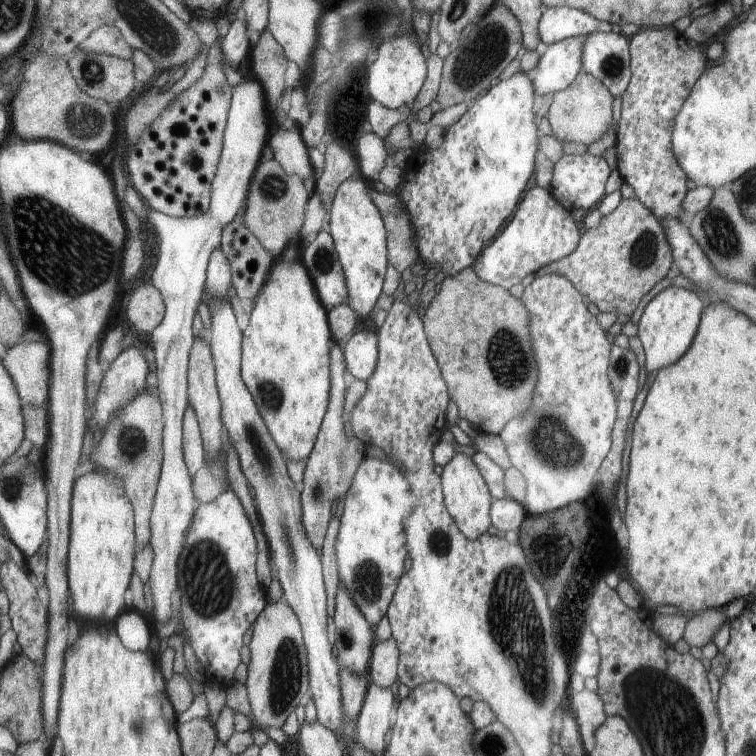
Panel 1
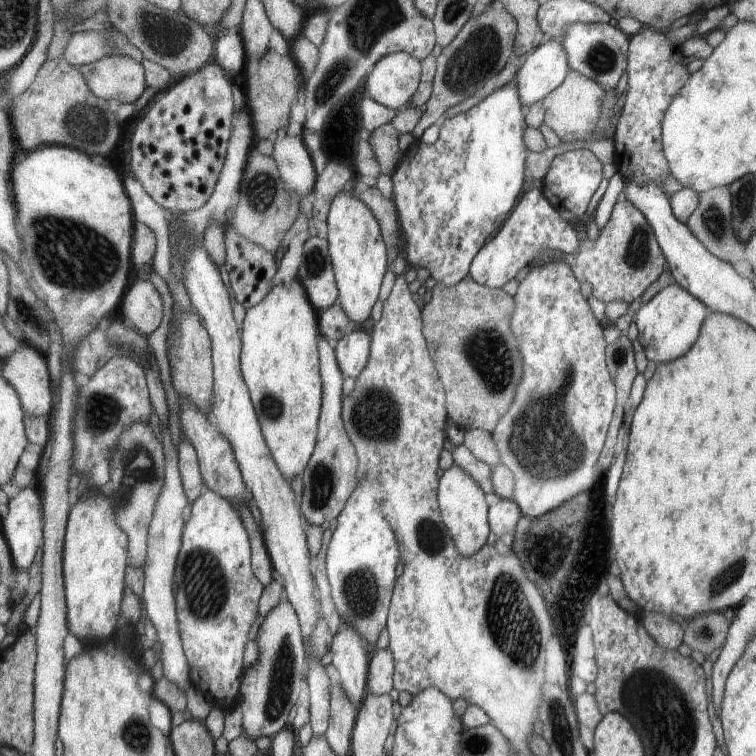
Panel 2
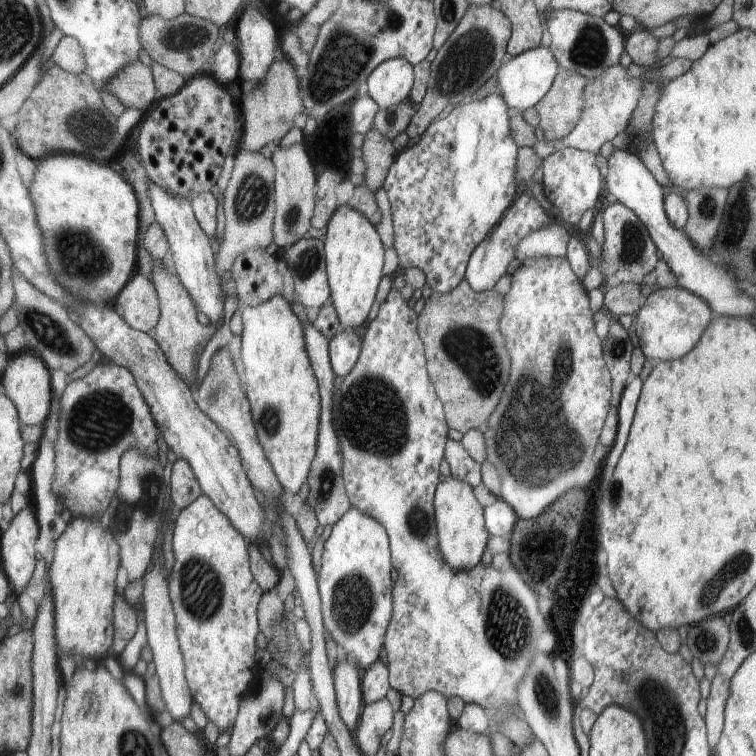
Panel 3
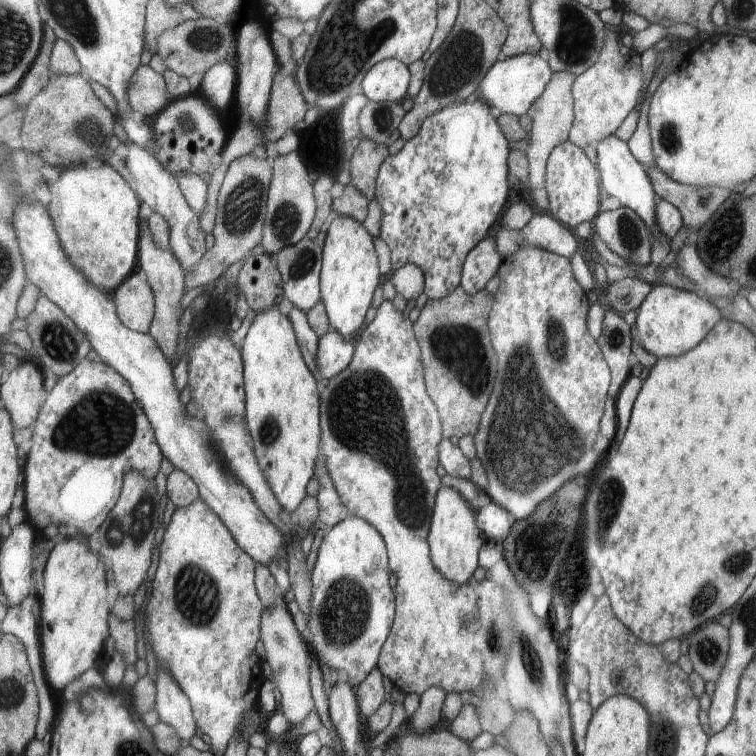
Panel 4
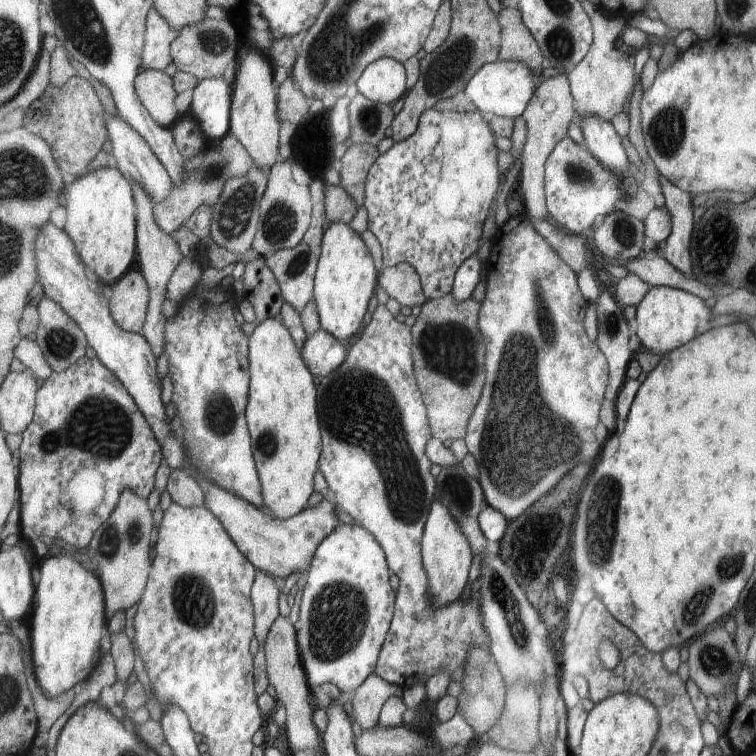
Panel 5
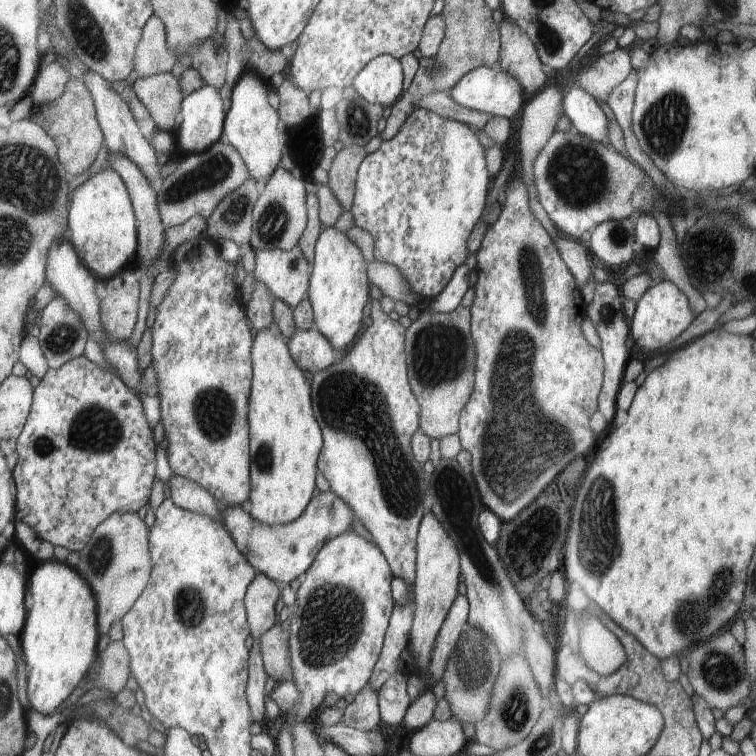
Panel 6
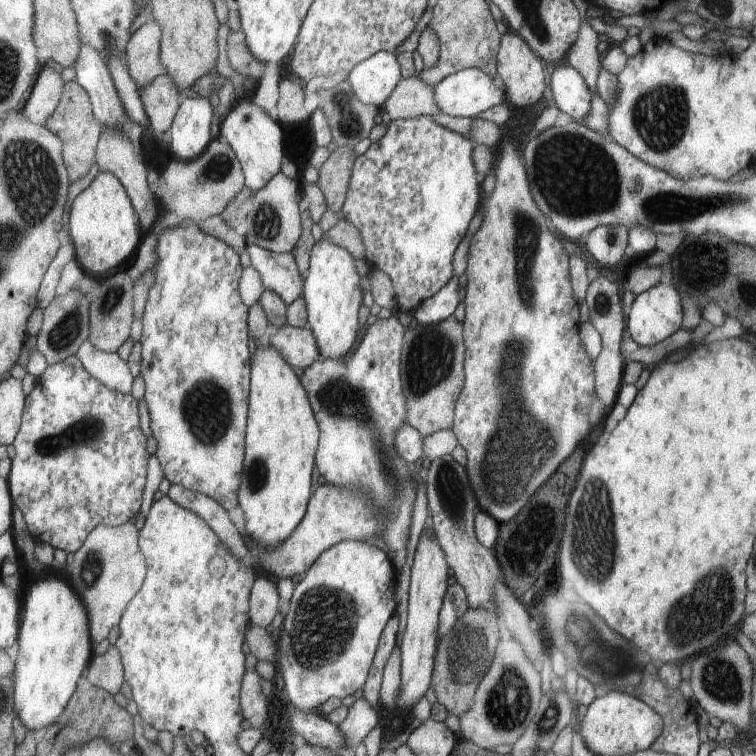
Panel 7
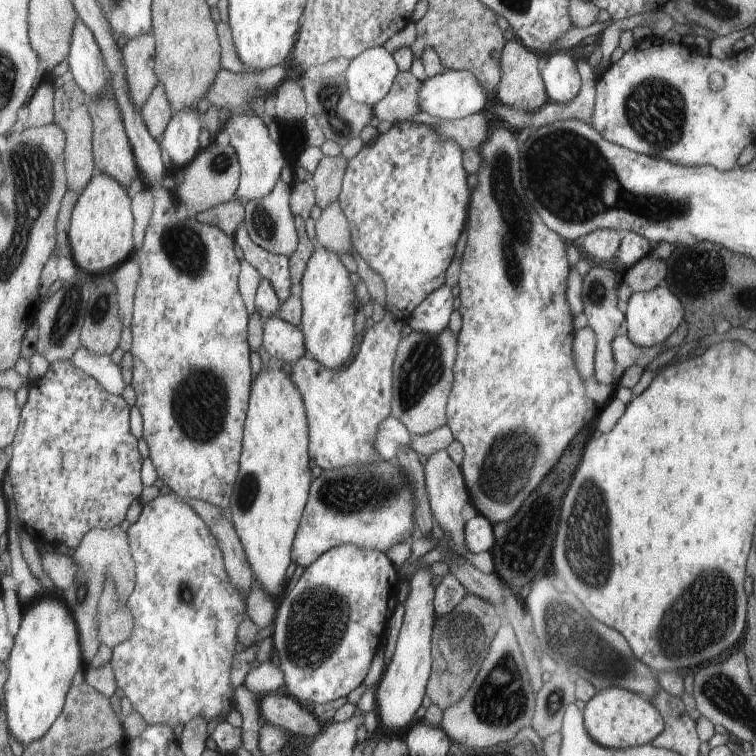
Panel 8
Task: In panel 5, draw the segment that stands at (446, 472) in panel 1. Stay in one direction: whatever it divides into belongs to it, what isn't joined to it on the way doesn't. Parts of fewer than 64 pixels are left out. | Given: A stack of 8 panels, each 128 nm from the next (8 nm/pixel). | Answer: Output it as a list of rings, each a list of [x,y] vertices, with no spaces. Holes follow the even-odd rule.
[[[440,500],[432,501],[420,546],[424,570],[426,577],[429,578],[428,601],[432,607],[440,607],[448,602],[456,601],[457,597],[461,596],[465,583],[469,582],[473,550],[461,526],[457,524],[448,508]]]

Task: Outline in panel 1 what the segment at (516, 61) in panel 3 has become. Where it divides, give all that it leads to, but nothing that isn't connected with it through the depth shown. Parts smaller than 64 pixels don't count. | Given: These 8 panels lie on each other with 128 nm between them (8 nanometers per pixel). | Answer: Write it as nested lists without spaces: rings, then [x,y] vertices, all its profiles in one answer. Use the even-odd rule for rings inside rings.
[[[582,36],[570,37],[547,48],[539,56],[533,73],[533,94],[553,94],[564,90],[581,72]]]

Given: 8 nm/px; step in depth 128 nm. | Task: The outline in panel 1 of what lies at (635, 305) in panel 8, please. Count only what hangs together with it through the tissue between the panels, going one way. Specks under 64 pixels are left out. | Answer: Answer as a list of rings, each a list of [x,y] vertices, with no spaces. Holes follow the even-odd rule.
[[[672,285],[655,294],[641,312],[637,324],[637,337],[645,352],[645,368],[651,370],[663,369],[672,365],[683,354],[686,354],[696,330],[699,328],[701,314],[704,311],[705,301],[697,292],[675,288]]]

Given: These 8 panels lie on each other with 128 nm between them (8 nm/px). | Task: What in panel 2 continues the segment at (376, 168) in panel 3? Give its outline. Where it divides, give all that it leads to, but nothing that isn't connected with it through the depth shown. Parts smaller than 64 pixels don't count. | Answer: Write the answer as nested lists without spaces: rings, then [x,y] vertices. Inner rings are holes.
[[[387,123],[371,130],[369,134],[367,142],[379,166],[379,175],[391,175],[401,159],[403,153],[398,148],[398,136],[397,132]]]

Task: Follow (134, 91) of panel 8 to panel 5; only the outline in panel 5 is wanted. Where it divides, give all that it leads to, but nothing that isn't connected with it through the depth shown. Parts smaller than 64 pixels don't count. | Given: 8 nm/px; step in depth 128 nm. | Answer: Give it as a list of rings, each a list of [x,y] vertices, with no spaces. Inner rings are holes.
[[[155,7],[148,10],[145,21],[145,44],[141,64],[145,69],[161,71],[172,62],[169,43],[177,36]]]

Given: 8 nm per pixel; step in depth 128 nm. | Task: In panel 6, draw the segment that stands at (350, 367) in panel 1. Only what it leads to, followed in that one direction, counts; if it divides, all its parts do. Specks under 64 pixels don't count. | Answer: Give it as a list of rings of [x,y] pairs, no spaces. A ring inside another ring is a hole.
[[[315,328],[297,329],[288,339],[289,352],[301,370],[314,372],[327,368],[339,358],[339,352]]]

